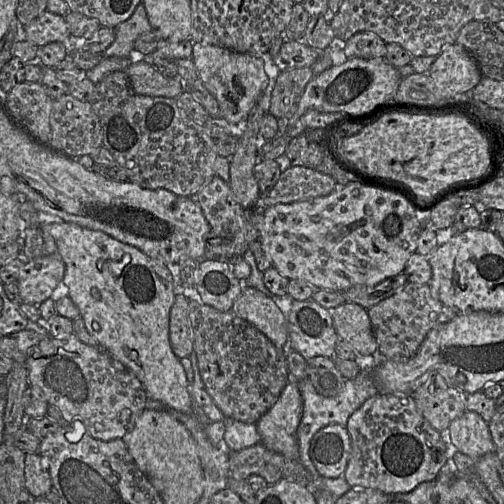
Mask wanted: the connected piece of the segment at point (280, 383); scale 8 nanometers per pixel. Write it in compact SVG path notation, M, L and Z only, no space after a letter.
M199 299L190 300L189 319L192 325L193 349L206 391L226 418L257 423L278 400L287 382L292 380L282 350L277 350L274 344L249 322L231 311L218 311Z

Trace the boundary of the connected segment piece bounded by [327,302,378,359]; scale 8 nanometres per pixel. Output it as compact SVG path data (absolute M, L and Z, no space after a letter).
M346 302L327 310L339 339L347 341L357 352L359 359L378 355L367 309L358 304Z

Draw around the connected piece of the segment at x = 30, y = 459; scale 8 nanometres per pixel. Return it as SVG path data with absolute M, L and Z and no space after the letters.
M26 453L24 474L26 487L33 498L44 498L52 490L47 460L39 453Z

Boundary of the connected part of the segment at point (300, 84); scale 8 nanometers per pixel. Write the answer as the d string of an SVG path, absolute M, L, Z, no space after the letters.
M310 67L281 71L272 91L268 112L277 119L291 118L307 84L315 76Z

